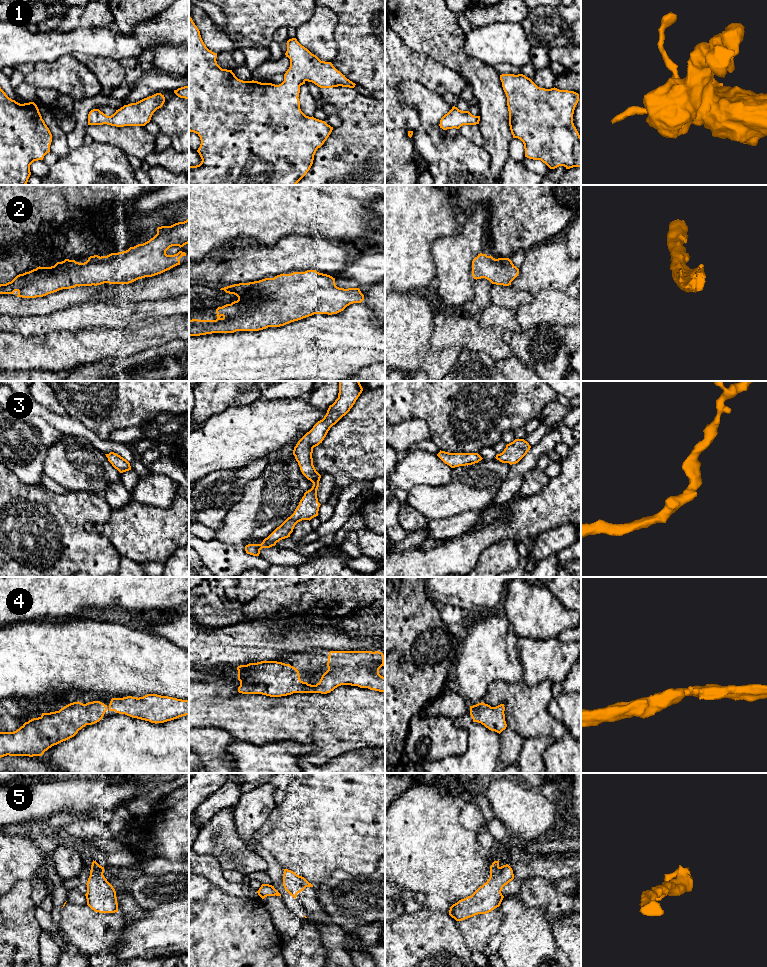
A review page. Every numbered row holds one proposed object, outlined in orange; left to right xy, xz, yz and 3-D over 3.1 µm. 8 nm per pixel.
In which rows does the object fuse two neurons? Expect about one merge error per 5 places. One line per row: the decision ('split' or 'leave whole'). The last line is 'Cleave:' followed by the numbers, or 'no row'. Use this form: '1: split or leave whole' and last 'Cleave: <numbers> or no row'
1: leave whole
2: leave whole
3: leave whole
4: leave whole
5: leave whole
Cleave: no row

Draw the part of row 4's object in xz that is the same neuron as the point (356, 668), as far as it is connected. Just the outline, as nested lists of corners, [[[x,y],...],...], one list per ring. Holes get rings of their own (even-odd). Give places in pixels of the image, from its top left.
[[[330,651],[328,670],[322,675],[316,685],[308,684],[300,679],[297,668],[290,664],[277,661],[261,661],[237,667],[242,694],[262,694],[270,697],[281,697],[293,693],[327,694],[341,685],[358,686],[385,693],[385,677],[379,674],[379,669],[385,665],[385,656],[379,651]]]

